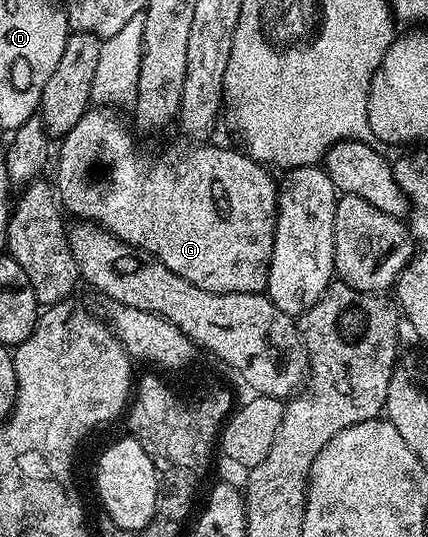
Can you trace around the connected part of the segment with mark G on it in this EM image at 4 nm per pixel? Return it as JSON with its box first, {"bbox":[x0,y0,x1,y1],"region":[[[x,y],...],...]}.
{"bbox":[54,106,278,292],"region":[[[104,106],[93,107],[90,111],[85,114],[84,117],[78,122],[78,126],[74,126],[74,130],[67,132],[64,137],[59,141],[60,144],[60,161],[56,164],[56,180],[54,179],[54,187],[58,193],[58,199],[65,209],[69,213],[70,211],[84,222],[91,222],[99,224],[101,228],[106,229],[112,236],[117,236],[122,242],[131,244],[133,248],[140,249],[141,252],[147,252],[148,255],[156,257],[156,259],[162,261],[166,267],[170,270],[174,270],[174,274],[178,274],[182,278],[186,278],[186,282],[190,282],[194,286],[198,286],[202,290],[207,292],[264,292],[268,286],[268,271],[270,270],[270,258],[272,257],[272,247],[274,246],[274,230],[276,229],[276,189],[278,187],[277,181],[272,180],[273,173],[269,171],[265,165],[259,164],[257,160],[253,160],[251,156],[245,154],[243,151],[237,150],[235,152],[232,148],[215,148],[214,145],[205,143],[203,146],[192,146],[196,148],[168,148],[165,152],[160,152],[157,156],[151,156],[148,152],[136,152],[136,140],[128,133],[128,128],[115,116],[115,111],[109,110]]]}

